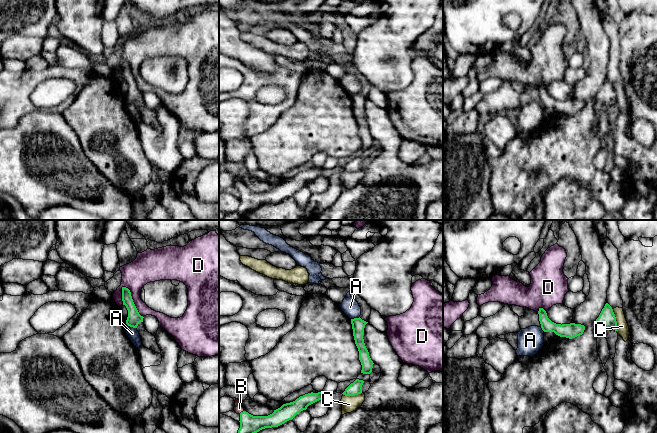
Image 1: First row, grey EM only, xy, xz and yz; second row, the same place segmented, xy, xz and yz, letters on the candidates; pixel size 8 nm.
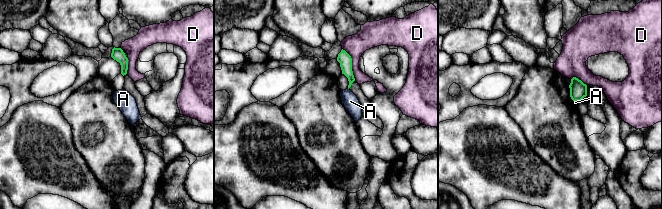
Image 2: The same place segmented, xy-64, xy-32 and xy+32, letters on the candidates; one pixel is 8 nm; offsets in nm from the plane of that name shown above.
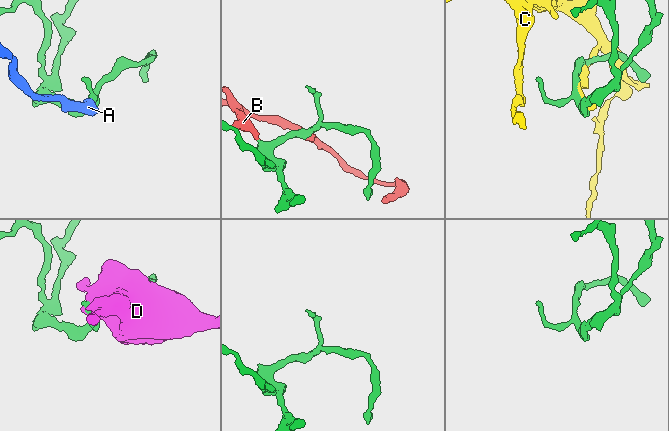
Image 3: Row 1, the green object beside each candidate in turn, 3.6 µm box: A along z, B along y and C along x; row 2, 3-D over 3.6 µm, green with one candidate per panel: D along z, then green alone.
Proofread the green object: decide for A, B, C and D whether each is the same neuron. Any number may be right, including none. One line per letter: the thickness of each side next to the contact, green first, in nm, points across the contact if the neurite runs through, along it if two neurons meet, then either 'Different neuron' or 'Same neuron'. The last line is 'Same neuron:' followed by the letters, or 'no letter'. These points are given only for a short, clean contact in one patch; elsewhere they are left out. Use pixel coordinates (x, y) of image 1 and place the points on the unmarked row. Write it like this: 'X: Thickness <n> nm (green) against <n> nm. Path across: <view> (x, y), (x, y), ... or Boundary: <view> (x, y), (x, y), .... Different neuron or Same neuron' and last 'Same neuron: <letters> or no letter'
A: Thickness 110 nm (green) against 90 nm. Boundary: xy (126, 99), (136, 104). Different neuron
B: Thickness 160 nm (green) against 70 nm. Path across: xz (249, 200), (241, 188), (238, 184). Same neuron
C: Thickness 140 nm (green) against 100 nm. Different neuron
D: Thickness 110 nm (green) against 220 nm. Different neuron
Same neuron: B

